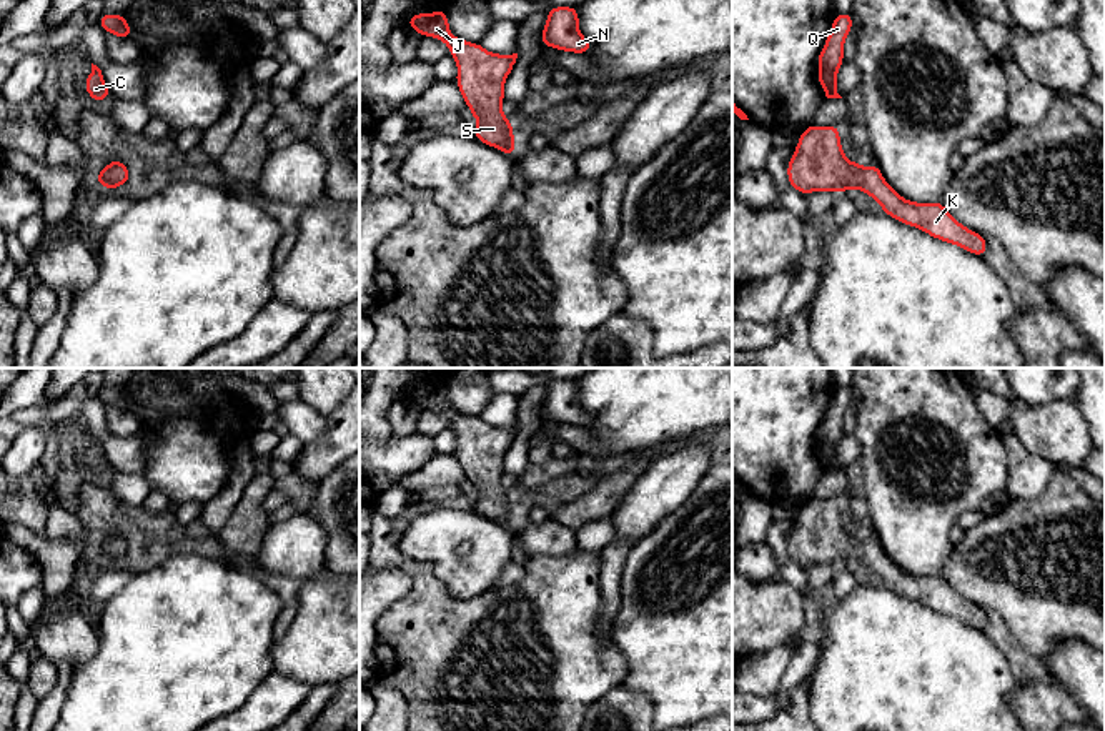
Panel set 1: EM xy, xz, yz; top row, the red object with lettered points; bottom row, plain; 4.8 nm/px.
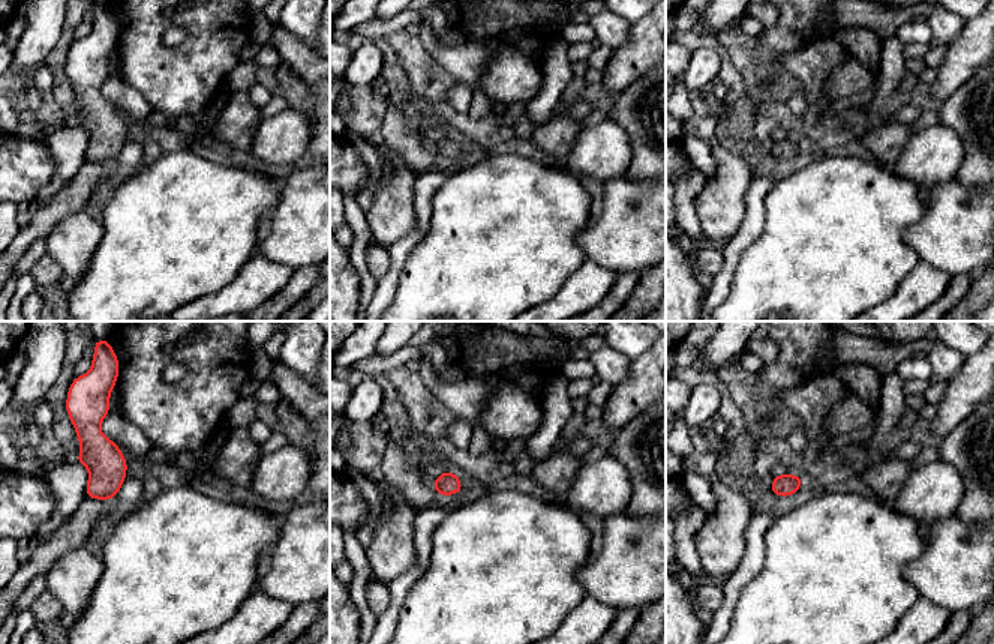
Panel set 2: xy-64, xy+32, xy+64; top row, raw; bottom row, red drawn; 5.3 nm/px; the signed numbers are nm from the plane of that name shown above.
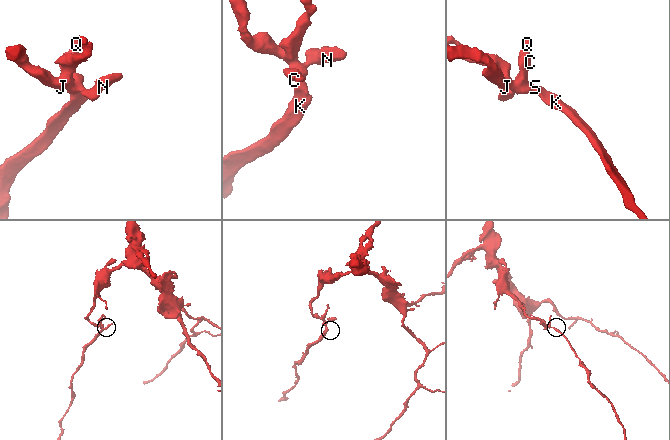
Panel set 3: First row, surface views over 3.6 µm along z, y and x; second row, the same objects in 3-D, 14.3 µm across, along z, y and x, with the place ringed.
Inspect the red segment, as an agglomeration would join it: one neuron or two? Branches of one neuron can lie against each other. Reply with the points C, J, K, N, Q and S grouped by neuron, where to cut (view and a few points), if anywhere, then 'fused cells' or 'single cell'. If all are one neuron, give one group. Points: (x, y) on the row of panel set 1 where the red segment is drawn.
groups C J K N Q S; cut none; single cell

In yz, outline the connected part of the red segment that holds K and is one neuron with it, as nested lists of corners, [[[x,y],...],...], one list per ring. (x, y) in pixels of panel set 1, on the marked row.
[[[809,125],[787,163],[787,180],[802,195],[862,190],[894,220],[964,248],[977,256],[987,253],[985,236],[957,221],[942,201],[917,203],[902,198],[882,177],[879,165],[849,162],[842,150],[839,125]]]

